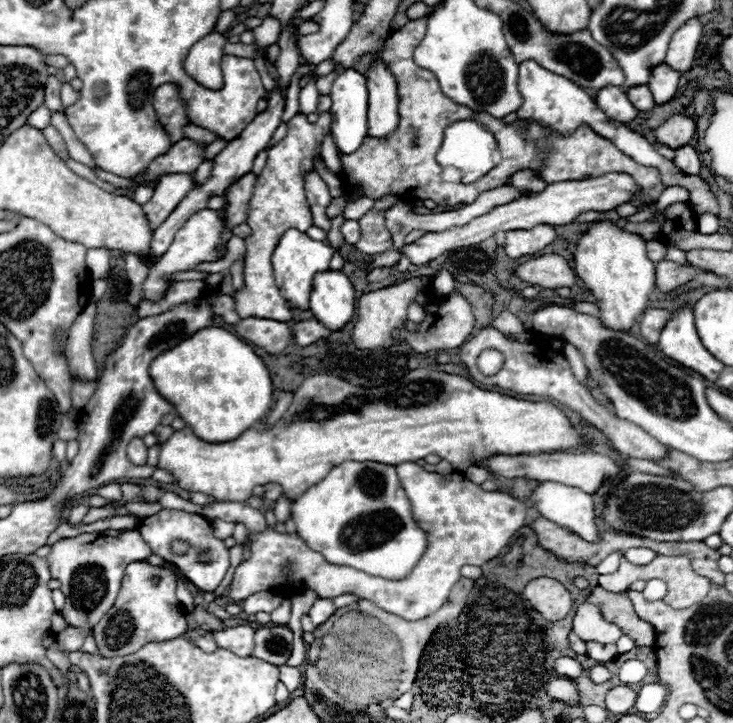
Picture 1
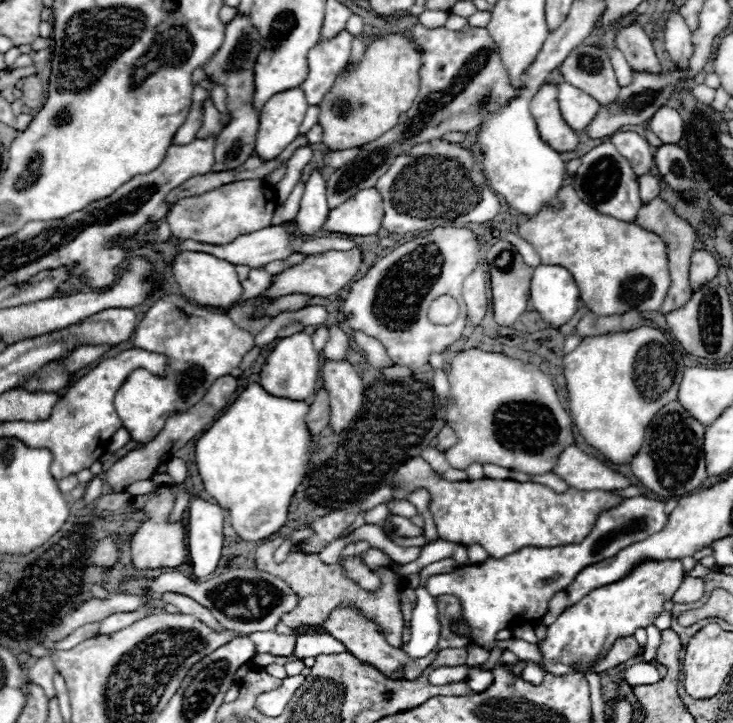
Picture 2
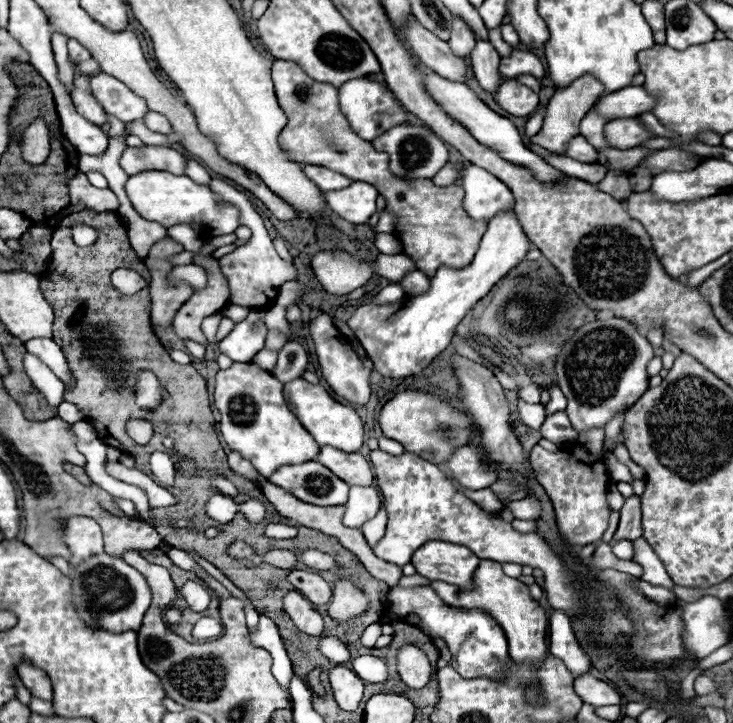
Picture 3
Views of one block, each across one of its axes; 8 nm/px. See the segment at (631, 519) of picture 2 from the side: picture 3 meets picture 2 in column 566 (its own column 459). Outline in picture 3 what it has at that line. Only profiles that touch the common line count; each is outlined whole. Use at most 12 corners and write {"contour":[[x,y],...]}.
{"contour":[[452,542],[418,548],[412,566],[428,580],[472,586],[480,558]]}

